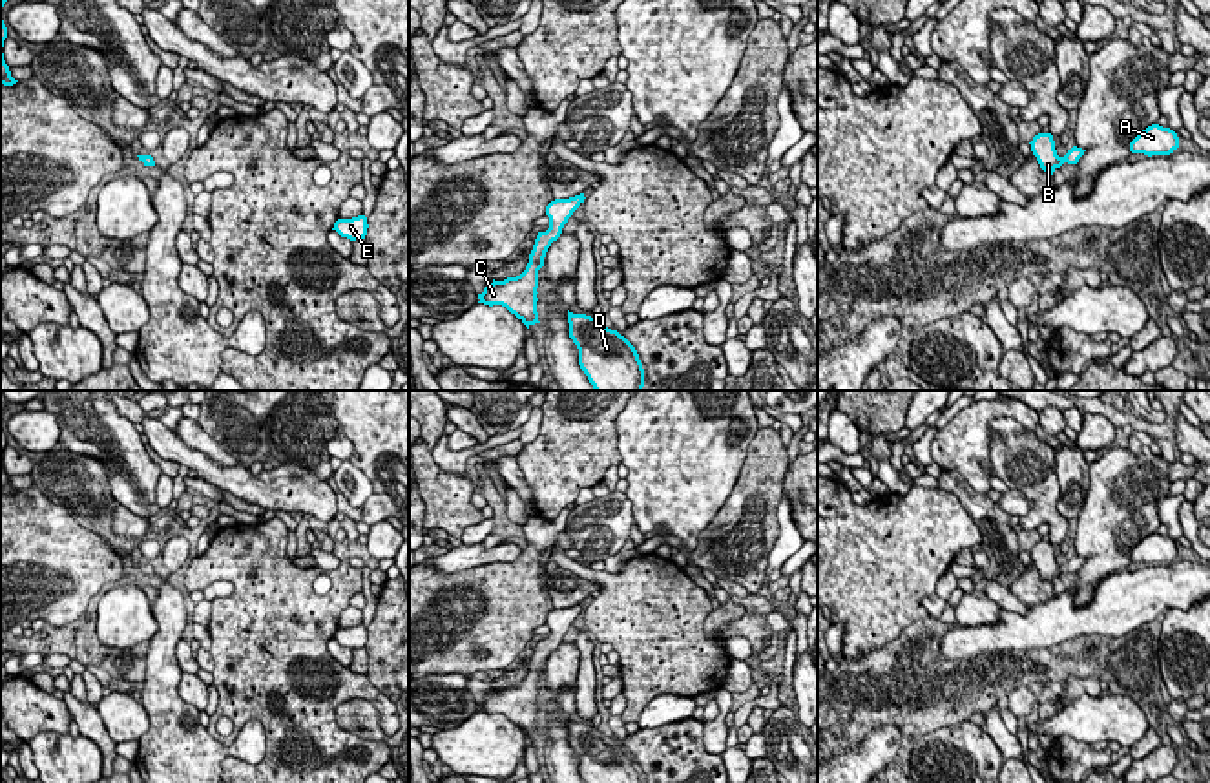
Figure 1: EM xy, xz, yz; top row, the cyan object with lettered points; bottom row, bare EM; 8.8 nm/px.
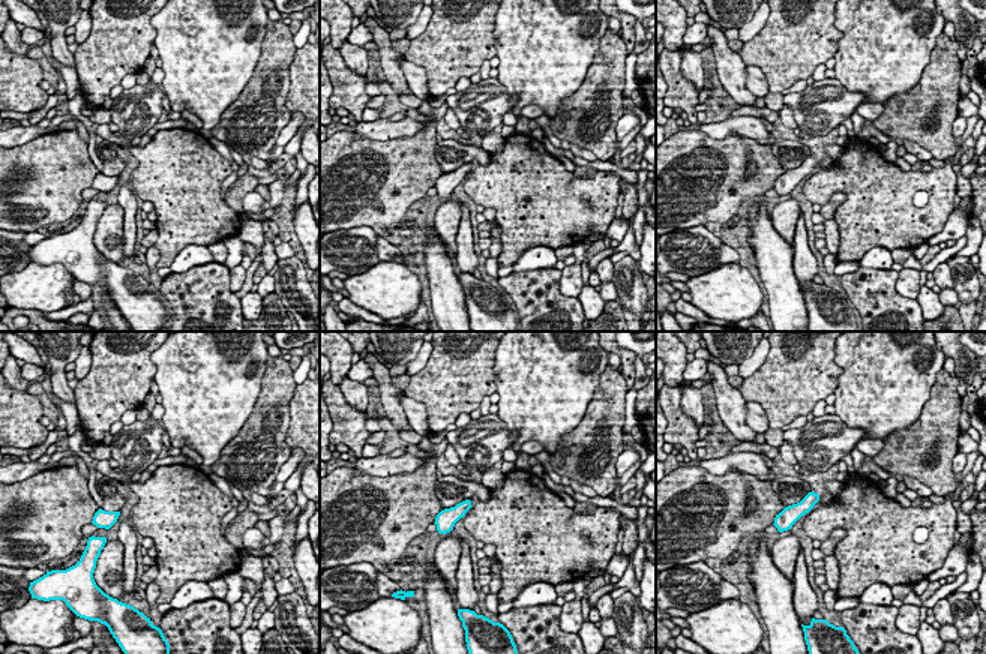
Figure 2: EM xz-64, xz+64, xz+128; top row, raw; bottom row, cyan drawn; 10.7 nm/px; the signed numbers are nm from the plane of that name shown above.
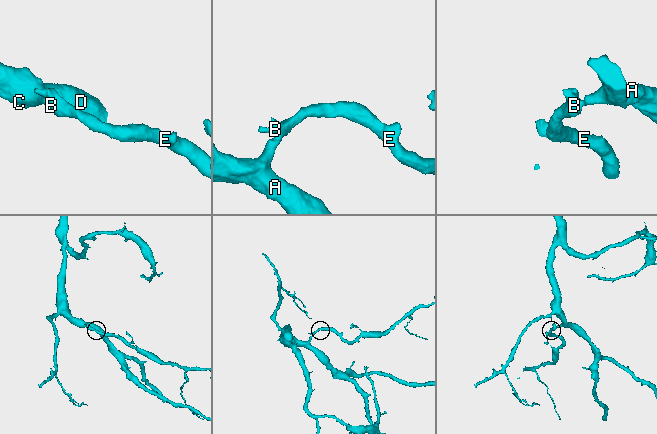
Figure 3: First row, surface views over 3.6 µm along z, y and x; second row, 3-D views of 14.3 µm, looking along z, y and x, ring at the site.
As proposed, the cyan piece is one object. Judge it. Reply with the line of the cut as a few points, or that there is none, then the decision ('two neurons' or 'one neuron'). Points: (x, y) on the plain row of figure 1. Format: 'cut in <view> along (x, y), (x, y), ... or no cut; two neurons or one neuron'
no cut; one neuron

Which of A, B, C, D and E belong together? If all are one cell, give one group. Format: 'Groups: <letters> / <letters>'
Groups: A B C D E

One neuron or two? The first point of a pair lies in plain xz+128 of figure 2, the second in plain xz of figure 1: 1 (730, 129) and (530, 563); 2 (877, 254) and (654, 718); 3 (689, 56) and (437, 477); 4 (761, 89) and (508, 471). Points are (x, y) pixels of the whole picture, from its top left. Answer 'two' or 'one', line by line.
1: two
2: one
3: two
4: one

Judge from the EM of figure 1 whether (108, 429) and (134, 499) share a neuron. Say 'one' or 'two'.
one

